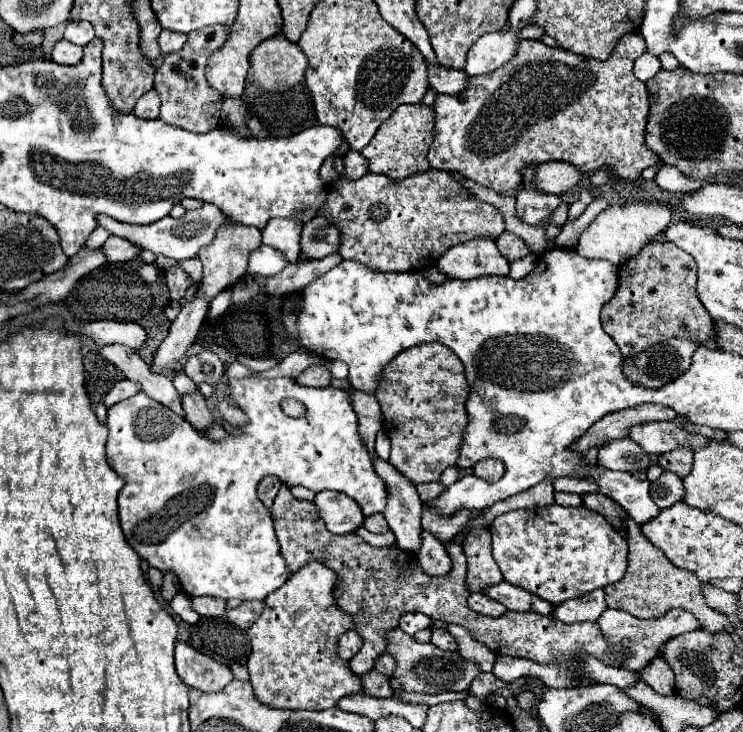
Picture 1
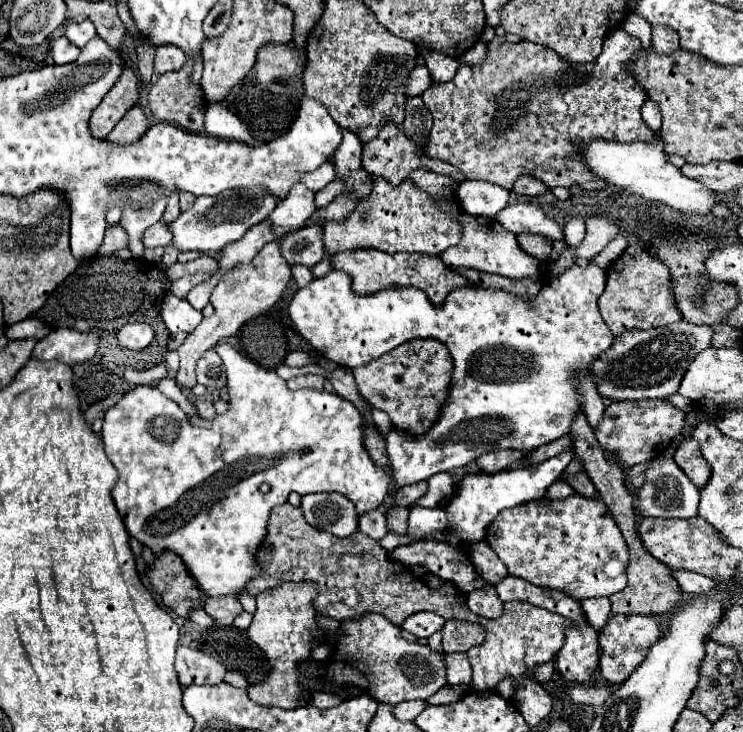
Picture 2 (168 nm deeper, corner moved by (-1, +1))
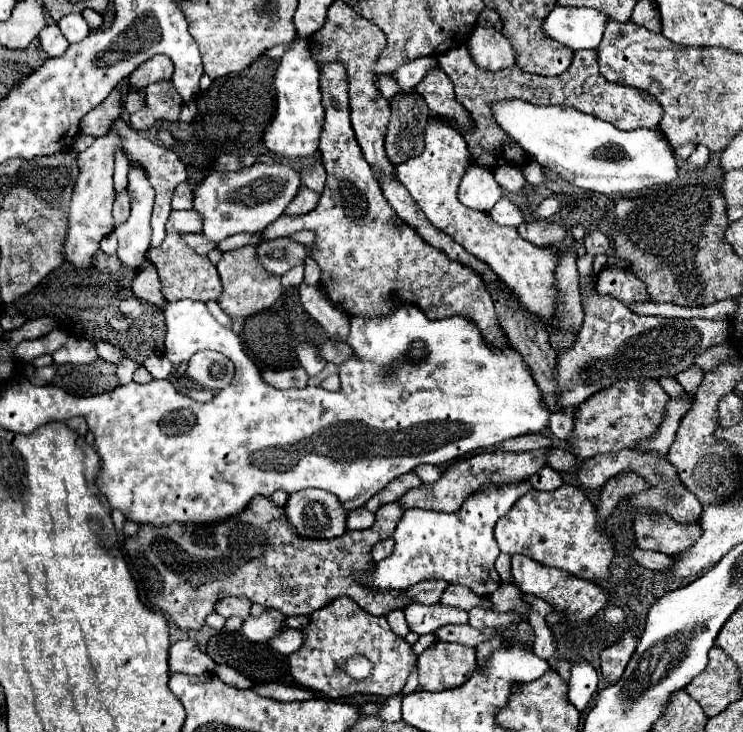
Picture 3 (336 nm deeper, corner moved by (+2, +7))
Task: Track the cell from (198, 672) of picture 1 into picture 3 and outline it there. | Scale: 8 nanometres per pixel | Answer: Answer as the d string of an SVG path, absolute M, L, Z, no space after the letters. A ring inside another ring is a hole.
M178 641L170 647L172 673L202 675L202 673L212 673L214 667L216 663L194 641Z

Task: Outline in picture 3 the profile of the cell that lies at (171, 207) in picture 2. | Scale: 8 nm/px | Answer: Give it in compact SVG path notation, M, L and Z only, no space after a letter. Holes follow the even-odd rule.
M118 119L118 121L112 125L112 131L116 131L116 133L124 139L124 151L128 153L128 161L130 161L130 163L136 163L136 165L142 165L142 167L146 169L148 179L150 179L150 183L152 183L152 187L154 187L154 191L156 191L156 203L154 203L154 213L152 213L152 243L150 243L150 247L156 249L156 247L162 245L162 241L164 241L164 237L166 237L164 225L166 225L166 219L168 219L168 215L170 215L170 211L172 211L172 207L170 207L172 193L174 193L174 189L176 189L182 181L186 181L186 165L178 159L178 155L176 155L174 151L156 145L146 133L130 129L122 119Z

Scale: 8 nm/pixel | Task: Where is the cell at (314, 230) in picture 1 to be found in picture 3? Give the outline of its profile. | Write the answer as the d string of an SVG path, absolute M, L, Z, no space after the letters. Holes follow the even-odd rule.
M280 237L272 241L264 241L258 245L258 257L266 271L274 275L284 275L292 267L304 263L308 257L306 247L298 241L290 241L290 237Z

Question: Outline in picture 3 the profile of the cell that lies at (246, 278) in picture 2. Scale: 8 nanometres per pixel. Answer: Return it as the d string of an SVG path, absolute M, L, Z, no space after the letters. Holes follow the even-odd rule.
M244 245L236 251L228 251L216 265L222 281L222 293L218 297L218 305L232 319L250 317L262 309L268 309L282 295L282 277L274 277L272 273L266 273L266 269L262 269L256 249L258 245Z

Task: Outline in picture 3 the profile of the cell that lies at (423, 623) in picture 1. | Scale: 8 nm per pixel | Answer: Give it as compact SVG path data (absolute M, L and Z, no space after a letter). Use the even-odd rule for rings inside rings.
M410 603L404 609L406 623L410 631L418 635L434 633L438 627L448 625L448 623L466 623L466 611L456 609L456 607L446 607L446 605L422 605L422 603Z

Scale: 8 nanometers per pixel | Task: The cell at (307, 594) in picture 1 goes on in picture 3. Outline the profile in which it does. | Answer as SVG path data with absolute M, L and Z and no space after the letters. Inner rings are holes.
M266 609L258 617L244 619L242 633L254 643L268 643L282 629L286 629L286 615L278 613L278 609Z

